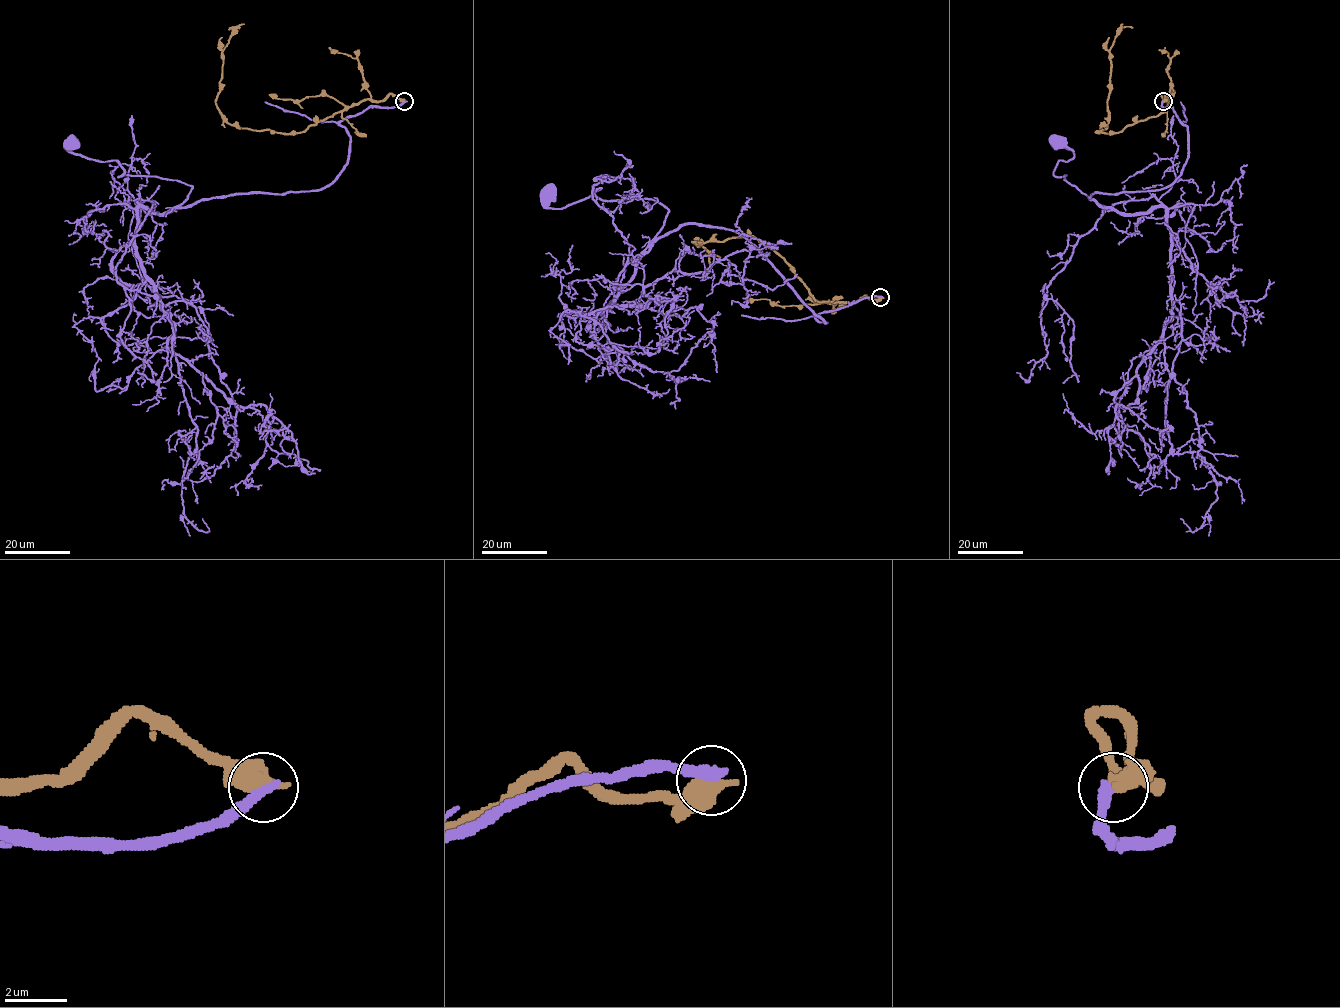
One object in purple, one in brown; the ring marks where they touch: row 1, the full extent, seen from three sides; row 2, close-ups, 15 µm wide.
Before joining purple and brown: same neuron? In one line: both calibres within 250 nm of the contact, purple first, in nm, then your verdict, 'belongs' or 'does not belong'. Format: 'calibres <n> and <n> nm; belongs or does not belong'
calibres 360 and 650 nm; does not belong

